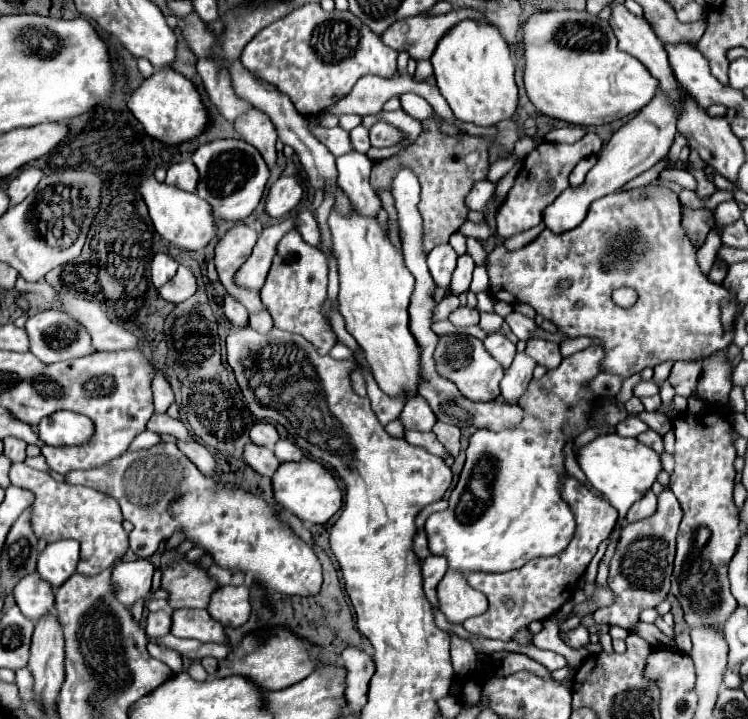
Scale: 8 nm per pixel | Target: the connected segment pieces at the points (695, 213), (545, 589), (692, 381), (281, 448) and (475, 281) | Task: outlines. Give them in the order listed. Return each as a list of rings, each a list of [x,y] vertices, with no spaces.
[[[682,205],[682,227],[686,229],[686,233],[690,235],[690,241],[694,241],[692,245],[698,249],[704,245],[706,235],[710,231],[710,221],[712,221],[712,211],[706,209],[690,209]]]
[[[568,477],[566,489],[562,489],[562,497],[568,501],[576,515],[576,537],[570,541],[568,549],[562,551],[562,555],[556,557],[538,557],[528,561],[526,567],[508,571],[508,573],[470,573],[468,581],[474,589],[482,591],[488,597],[488,611],[482,615],[476,615],[472,619],[466,619],[462,625],[466,631],[474,635],[482,635],[486,639],[500,639],[500,641],[512,641],[512,637],[528,627],[532,621],[544,621],[552,617],[568,599],[572,599],[578,579],[584,575],[588,563],[596,555],[598,545],[612,533],[618,511],[608,505],[606,501],[594,497],[580,481]]]
[[[676,361],[668,379],[678,395],[690,397],[696,389],[700,373],[702,373],[702,361]]]
[[[280,439],[278,441],[278,445],[274,447],[274,453],[276,453],[276,457],[280,459],[280,461],[300,461],[304,455],[302,455],[302,451],[294,445],[294,443],[290,443],[290,441],[286,441],[286,439]]]
[[[476,266],[469,291],[476,294],[489,290],[489,276],[485,266]]]

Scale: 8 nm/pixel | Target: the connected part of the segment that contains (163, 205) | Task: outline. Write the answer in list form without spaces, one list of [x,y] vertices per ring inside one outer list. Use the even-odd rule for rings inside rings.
[[[144,177],[142,179],[140,193],[146,201],[146,207],[148,207],[152,223],[154,223],[154,229],[168,243],[174,243],[182,249],[198,251],[198,249],[206,247],[212,241],[212,237],[216,235],[216,225],[214,225],[216,219],[210,213],[210,205],[206,205],[206,201],[202,201],[196,193],[188,193],[188,191],[182,191],[180,187],[160,183],[154,177]]]

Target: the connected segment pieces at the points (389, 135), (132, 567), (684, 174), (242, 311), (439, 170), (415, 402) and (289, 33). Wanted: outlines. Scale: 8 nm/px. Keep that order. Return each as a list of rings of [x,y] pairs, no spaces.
[[[378,121],[370,127],[370,143],[374,147],[390,147],[396,141],[400,141],[402,137],[404,137],[402,131],[398,131],[396,127],[392,127],[386,121]]]
[[[148,559],[120,561],[112,569],[112,583],[116,599],[124,607],[132,607],[138,599],[146,599],[152,585],[154,565]]]
[[[672,169],[672,171],[662,171],[660,173],[662,179],[668,179],[668,181],[676,181],[680,187],[684,189],[690,189],[690,191],[696,191],[696,179],[692,173],[688,173],[686,169]]]
[[[224,295],[224,315],[230,319],[232,325],[248,325],[248,311],[246,307],[234,299],[232,295]]]
[[[426,119],[422,123],[422,133],[414,145],[410,145],[406,151],[398,153],[396,157],[382,159],[372,167],[370,183],[374,189],[390,189],[390,177],[394,175],[394,169],[398,165],[410,165],[414,173],[418,173],[420,185],[422,185],[422,199],[420,199],[420,213],[424,219],[424,249],[426,253],[434,249],[436,245],[448,243],[450,235],[458,231],[458,227],[466,221],[468,207],[464,205],[464,197],[470,191],[470,187],[486,179],[488,167],[490,167],[490,153],[488,147],[490,143],[502,143],[502,149],[506,151],[506,157],[514,151],[516,141],[522,137],[518,121],[516,119],[504,119],[496,125],[498,133],[494,137],[472,137],[466,133],[458,135],[446,135],[438,129],[436,119]]]
[[[412,395],[406,403],[406,407],[400,413],[400,419],[404,423],[404,429],[416,429],[416,431],[432,431],[436,423],[436,415],[432,413],[430,405],[422,395]]]
[[[304,5],[302,9],[296,9],[296,13],[290,13],[290,17],[268,25],[240,55],[240,63],[254,77],[272,83],[286,93],[300,115],[318,115],[320,109],[346,97],[364,75],[394,77],[396,59],[398,53],[386,49],[382,39],[362,27],[362,21],[350,11],[334,9],[328,13],[320,5]]]

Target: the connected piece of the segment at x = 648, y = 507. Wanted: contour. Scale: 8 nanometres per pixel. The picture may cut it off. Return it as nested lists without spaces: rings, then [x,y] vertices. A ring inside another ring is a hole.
[[[650,491],[650,493],[646,493],[646,497],[644,497],[642,501],[636,501],[636,503],[628,509],[626,521],[628,521],[628,523],[634,523],[634,521],[640,521],[640,519],[646,519],[646,517],[650,517],[654,511],[656,511],[656,495]]]

